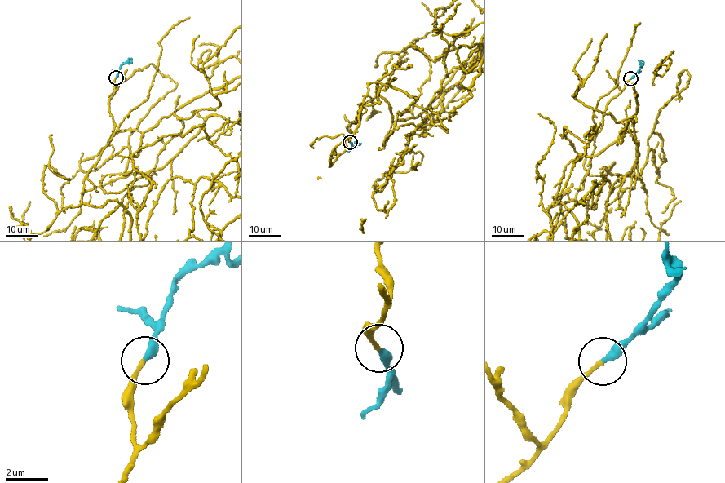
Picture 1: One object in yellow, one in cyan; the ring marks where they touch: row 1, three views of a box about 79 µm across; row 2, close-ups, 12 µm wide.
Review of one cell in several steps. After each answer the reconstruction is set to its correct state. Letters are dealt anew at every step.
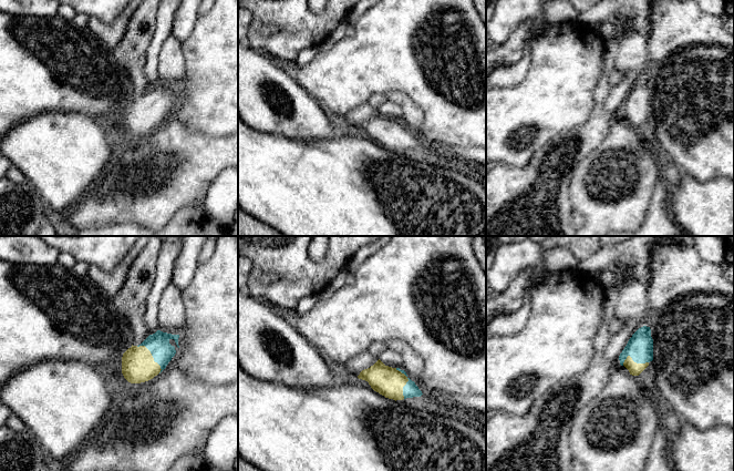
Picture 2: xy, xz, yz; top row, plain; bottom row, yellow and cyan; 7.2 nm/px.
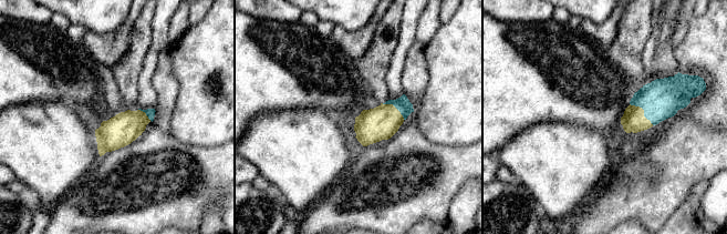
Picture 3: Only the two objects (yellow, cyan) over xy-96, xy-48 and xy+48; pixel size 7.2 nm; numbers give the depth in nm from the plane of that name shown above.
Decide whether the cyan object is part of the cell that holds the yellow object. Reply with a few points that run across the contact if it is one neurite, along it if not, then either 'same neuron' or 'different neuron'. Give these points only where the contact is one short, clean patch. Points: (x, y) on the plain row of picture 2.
line xy (137, 115), (147, 112), (152, 108), (158, 95); same neuron

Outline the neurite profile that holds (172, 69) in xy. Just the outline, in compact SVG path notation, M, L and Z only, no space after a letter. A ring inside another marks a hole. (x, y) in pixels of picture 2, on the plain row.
M170 34L159 53L157 68L159 82L172 86L180 86L186 78L186 60L182 51L182 42Z

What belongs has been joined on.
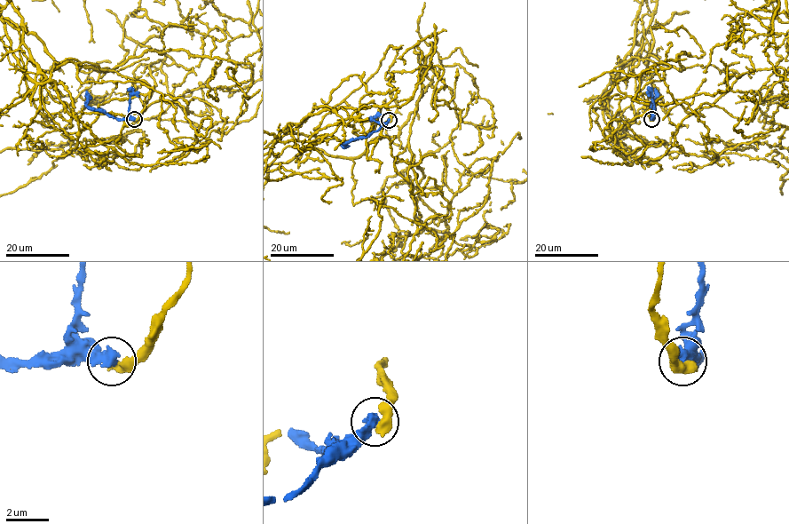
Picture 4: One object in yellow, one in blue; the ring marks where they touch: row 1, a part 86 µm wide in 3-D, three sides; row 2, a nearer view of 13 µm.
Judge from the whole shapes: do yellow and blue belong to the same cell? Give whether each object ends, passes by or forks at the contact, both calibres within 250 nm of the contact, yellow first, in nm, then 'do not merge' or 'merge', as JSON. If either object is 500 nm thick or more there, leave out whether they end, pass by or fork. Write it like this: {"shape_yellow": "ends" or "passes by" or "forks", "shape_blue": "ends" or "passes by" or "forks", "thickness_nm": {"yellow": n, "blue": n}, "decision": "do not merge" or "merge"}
{"thickness_nm": {"yellow": 550, "blue": 600}, "decision": "do not merge"}

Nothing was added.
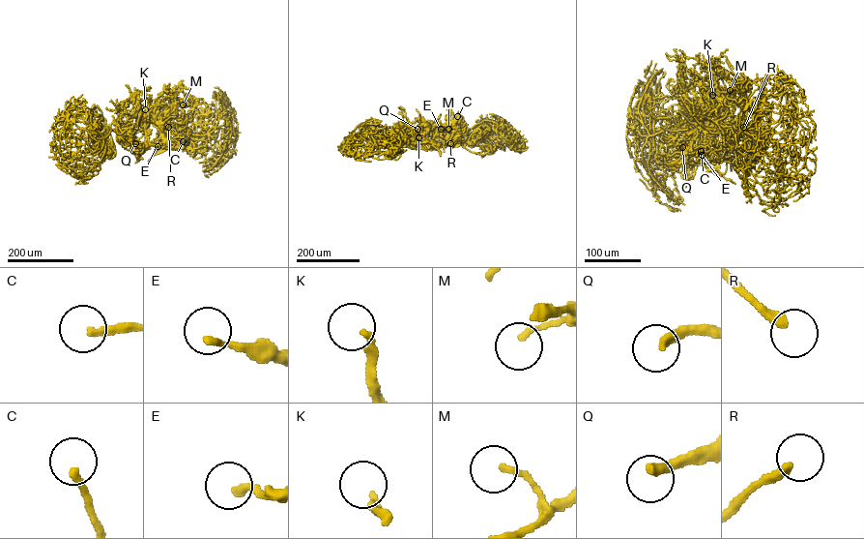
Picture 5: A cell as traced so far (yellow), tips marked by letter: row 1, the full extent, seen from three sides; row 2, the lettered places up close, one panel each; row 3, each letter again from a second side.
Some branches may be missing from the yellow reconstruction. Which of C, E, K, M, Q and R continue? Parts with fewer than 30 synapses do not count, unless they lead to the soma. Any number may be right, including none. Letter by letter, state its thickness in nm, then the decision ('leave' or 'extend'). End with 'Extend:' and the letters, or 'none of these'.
C: calibre 240 nm; extend
E: calibre 240 nm; leave
K: calibre 220 nm; leave
M: calibre 150 nm; leave
Q: calibre 320 nm; extend
R: calibre 300 nm; extend
Extend: C, Q, R

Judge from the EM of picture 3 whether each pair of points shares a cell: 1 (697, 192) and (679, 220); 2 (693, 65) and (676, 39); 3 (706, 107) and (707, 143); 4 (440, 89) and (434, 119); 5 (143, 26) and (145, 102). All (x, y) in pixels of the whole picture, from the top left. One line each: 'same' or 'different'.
1: same
2: different
3: different
4: same
5: different

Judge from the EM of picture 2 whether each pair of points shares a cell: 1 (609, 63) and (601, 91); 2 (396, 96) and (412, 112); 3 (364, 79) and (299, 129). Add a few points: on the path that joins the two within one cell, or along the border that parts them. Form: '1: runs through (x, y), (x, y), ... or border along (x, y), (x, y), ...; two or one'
1: runs through (607, 70), (603, 84); one
2: runs through (400, 100), (409, 109); one
3: border along (302, 86), (321, 104); two

